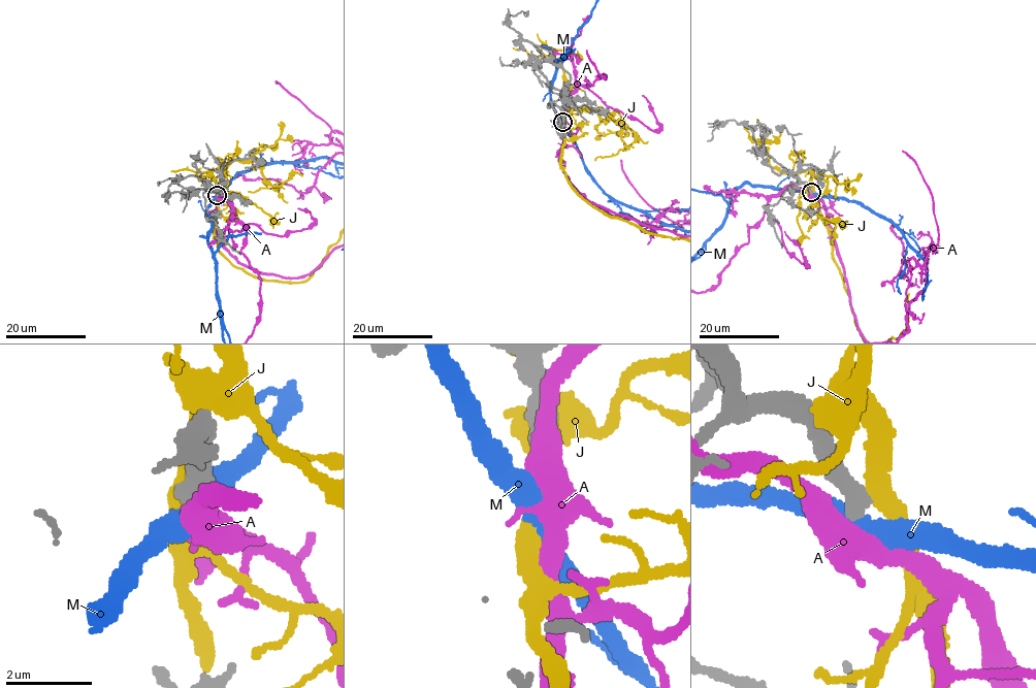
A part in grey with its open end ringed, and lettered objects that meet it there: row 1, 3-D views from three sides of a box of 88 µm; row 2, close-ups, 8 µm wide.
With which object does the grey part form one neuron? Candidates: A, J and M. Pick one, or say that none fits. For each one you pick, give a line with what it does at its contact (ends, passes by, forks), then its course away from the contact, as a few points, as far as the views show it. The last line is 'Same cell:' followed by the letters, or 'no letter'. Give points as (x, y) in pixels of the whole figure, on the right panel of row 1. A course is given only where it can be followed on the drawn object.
Same cell: no letter

